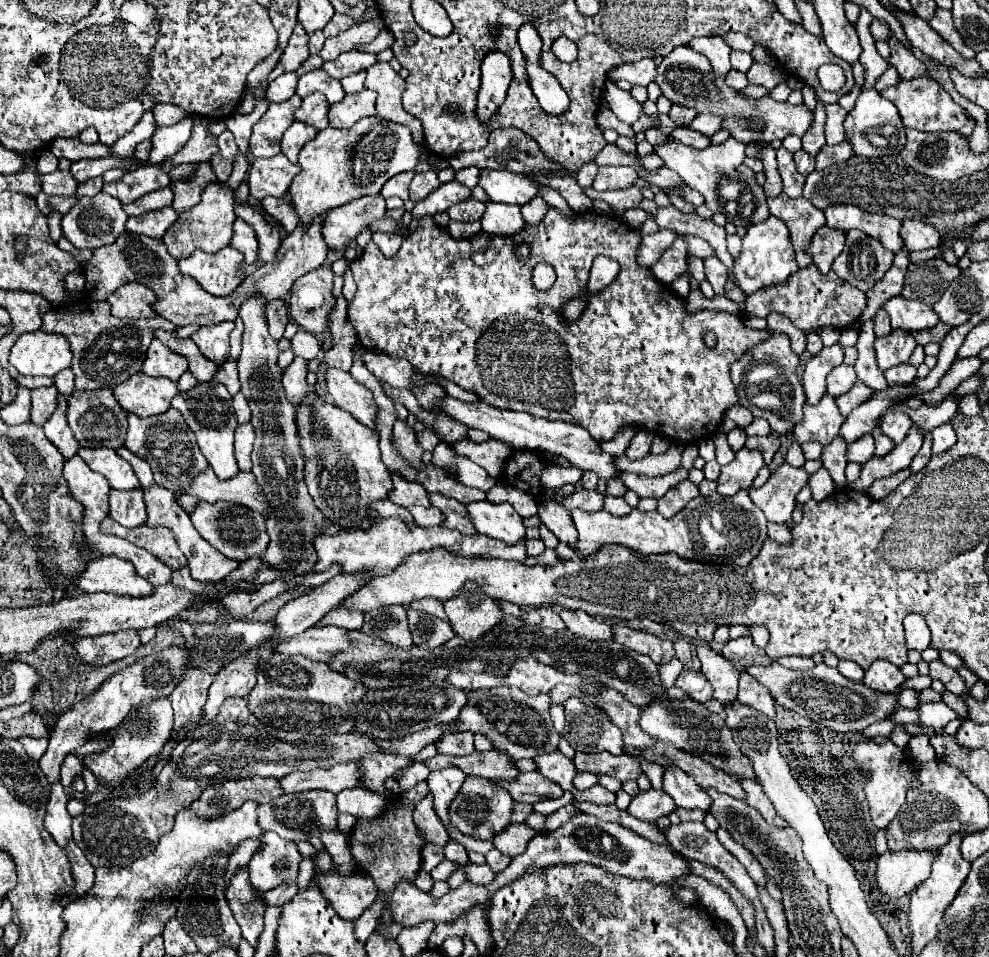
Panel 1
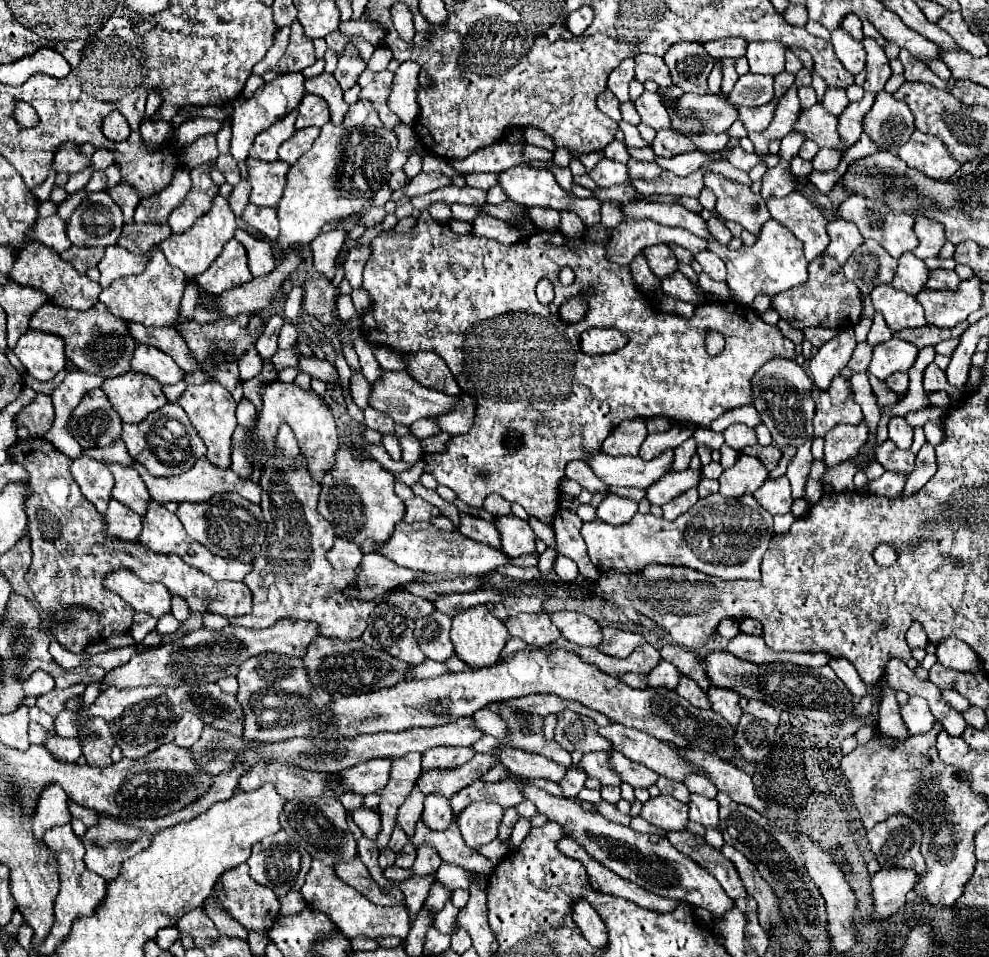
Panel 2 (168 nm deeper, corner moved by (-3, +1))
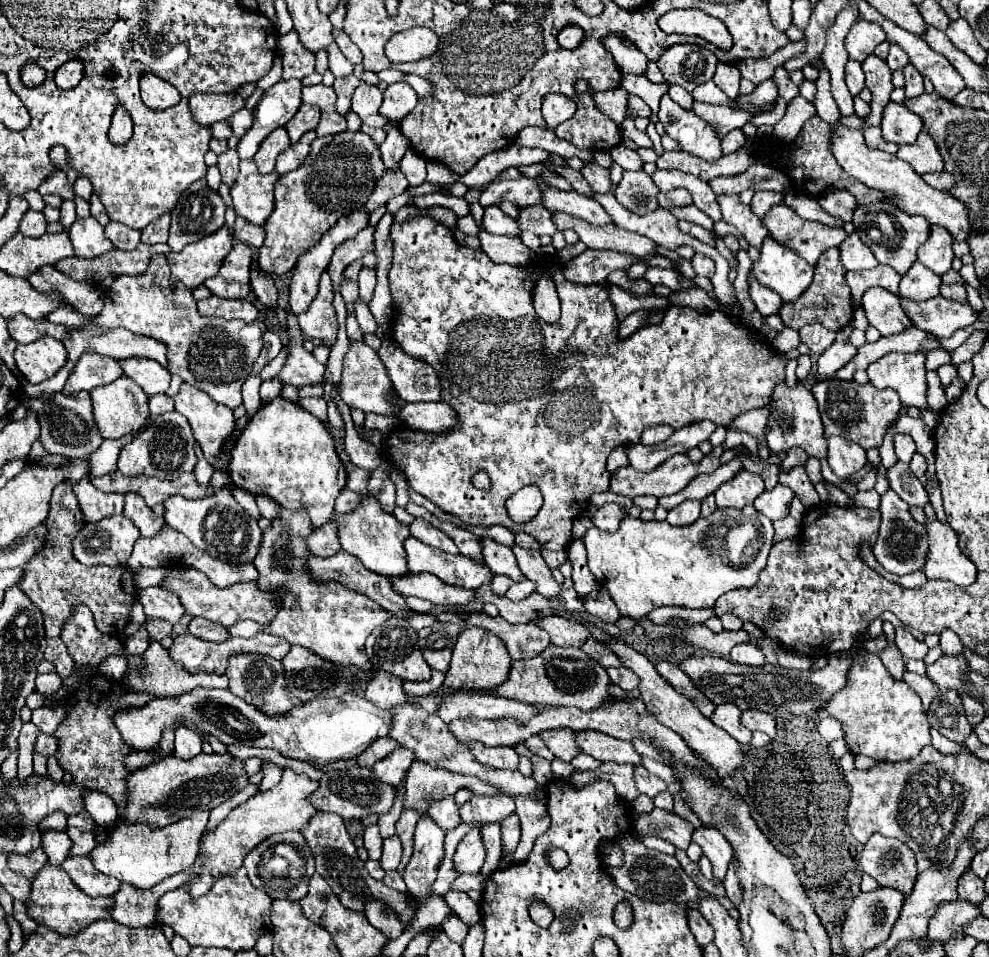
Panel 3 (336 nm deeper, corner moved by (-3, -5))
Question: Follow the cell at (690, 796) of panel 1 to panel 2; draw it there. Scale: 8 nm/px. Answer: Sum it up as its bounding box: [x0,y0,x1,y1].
[688,793,718,827]

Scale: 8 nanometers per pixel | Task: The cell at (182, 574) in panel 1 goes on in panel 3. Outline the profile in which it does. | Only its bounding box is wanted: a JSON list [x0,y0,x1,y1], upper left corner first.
[228,507,392,671]

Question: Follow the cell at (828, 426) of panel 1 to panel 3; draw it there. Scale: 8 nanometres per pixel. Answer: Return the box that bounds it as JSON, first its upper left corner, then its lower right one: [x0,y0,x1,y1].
[812,379,900,449]

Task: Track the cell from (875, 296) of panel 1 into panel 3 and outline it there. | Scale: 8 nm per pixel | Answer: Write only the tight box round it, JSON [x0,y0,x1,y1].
[900,263,942,301]

